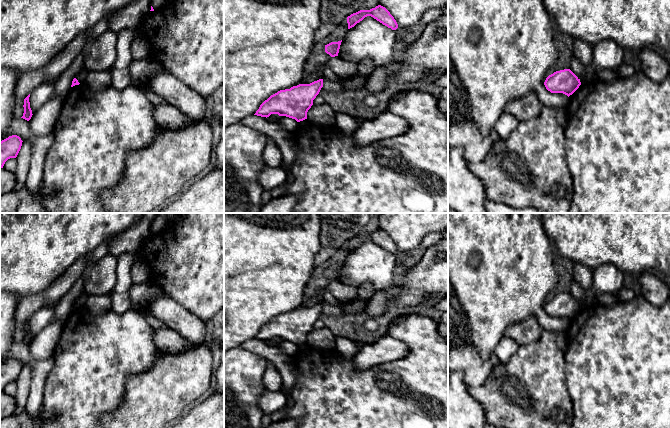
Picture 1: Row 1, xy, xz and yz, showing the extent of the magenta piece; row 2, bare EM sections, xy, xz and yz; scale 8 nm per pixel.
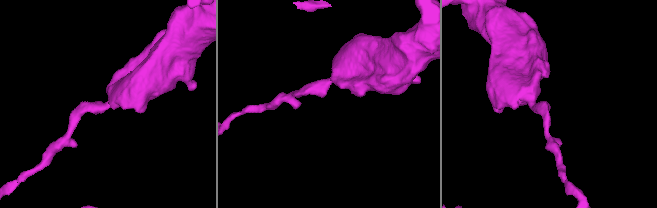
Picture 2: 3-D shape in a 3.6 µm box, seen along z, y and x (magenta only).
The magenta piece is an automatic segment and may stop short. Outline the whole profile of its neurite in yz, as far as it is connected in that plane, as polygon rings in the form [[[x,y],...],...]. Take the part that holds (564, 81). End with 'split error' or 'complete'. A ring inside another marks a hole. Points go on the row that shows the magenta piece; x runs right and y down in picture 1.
[[[564,69],[549,75],[544,85],[551,93],[563,93],[569,97],[579,88],[581,82],[570,69]]] | complete

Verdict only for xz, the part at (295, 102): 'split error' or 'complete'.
complete

